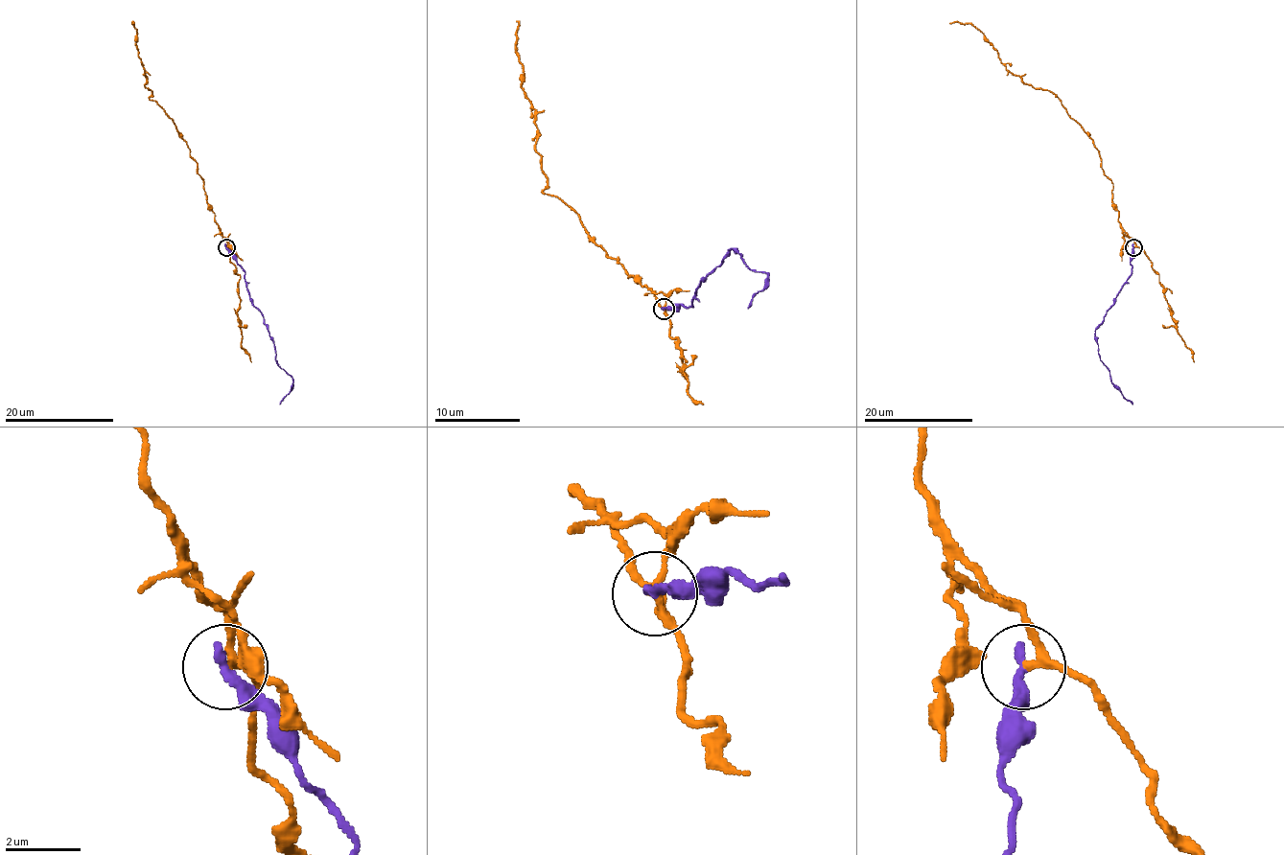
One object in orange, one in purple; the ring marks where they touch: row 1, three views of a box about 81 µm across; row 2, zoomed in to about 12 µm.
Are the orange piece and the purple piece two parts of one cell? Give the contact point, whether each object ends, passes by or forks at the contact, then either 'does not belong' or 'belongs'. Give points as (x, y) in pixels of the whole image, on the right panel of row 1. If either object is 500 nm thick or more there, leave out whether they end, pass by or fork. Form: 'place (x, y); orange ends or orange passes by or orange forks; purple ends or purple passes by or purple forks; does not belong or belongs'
place (1133, 247); orange passes by; purple ends; does not belong

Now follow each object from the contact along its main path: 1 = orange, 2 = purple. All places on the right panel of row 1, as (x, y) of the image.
1: (1132, 246), (1090, 136), (1050, 92), (1012, 74), (976, 28), (949, 24)
2: (1132, 246), (1132, 275), (1095, 331), (1097, 353), (1109, 372), (1111, 382), (1132, 404)

